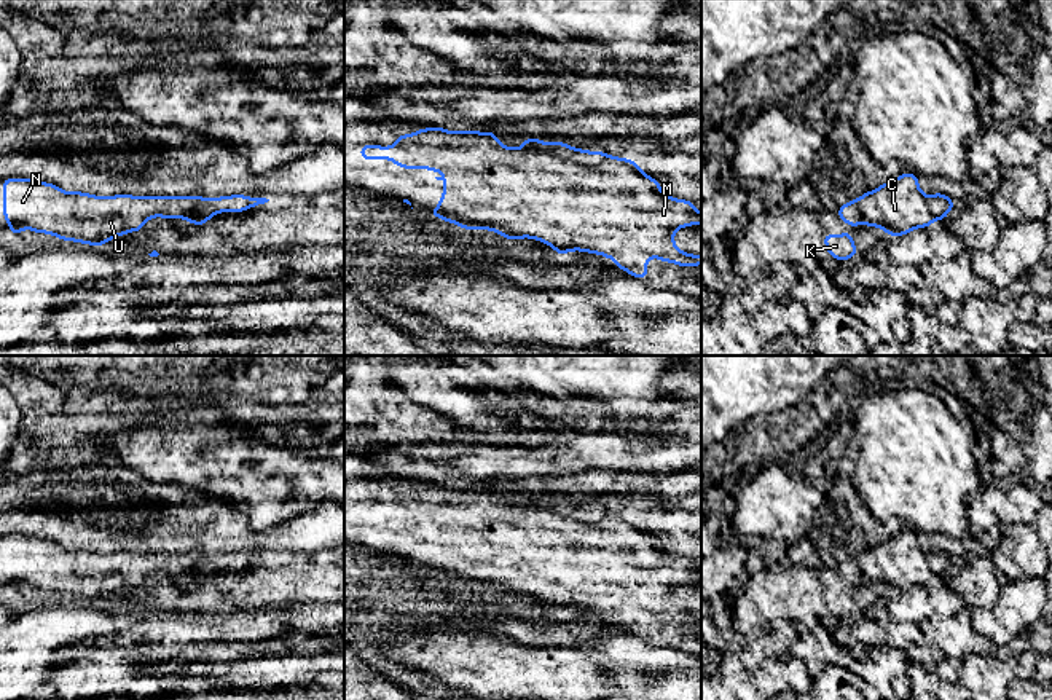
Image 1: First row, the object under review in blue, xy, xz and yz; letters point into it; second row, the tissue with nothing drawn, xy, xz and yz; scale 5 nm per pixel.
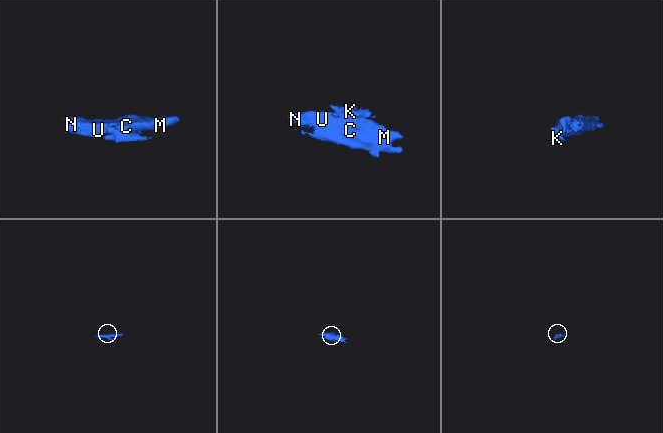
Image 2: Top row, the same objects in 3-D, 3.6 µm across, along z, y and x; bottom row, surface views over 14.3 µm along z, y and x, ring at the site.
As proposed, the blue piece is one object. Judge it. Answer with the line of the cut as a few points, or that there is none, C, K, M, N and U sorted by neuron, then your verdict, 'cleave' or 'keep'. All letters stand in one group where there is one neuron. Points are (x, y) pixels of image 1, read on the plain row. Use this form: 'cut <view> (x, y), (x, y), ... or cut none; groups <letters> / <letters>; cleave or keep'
cut xz (525, 501), (584, 522), (598, 522), (608, 514); groups C M N U / K; cleave

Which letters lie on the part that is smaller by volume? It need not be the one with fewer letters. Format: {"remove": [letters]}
{"remove": ["K"]}

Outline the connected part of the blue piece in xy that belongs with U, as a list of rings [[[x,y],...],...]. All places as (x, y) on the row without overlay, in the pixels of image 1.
[[[3,536],[3,572],[10,592],[24,585],[62,598],[104,603],[129,588],[140,588],[151,574],[186,576],[204,561],[202,553],[94,553],[65,550],[33,536]]]

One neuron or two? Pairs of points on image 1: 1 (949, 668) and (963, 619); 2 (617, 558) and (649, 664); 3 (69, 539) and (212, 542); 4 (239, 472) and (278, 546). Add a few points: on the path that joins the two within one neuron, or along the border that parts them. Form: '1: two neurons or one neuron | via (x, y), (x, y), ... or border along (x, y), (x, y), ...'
1: one neuron | via (950, 656), (950, 640), (957, 632)
2: two neurons | border along (614, 616), (620, 625), (649, 643), (676, 649)
3: one neuron | via (104, 542), (141, 544), (149, 539), (177, 539)
4: two neurons | border along (303, 512), (274, 525), (268, 531)

